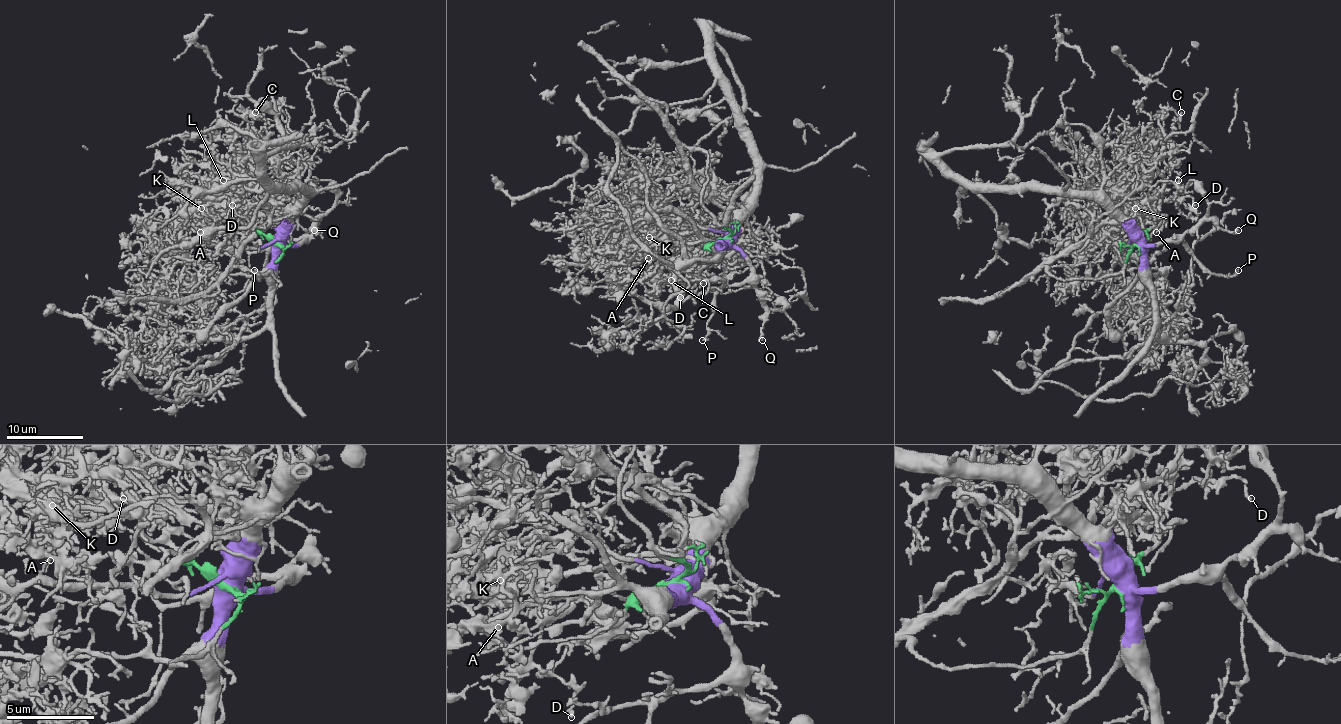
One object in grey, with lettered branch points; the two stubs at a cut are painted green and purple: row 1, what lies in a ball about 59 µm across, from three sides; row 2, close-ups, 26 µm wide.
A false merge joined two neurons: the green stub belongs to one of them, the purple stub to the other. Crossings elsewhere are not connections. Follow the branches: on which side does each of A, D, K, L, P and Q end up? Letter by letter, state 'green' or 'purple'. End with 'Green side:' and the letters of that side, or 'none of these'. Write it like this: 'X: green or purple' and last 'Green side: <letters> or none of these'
A: green
D: green
K: green
L: green
P: purple
Q: purple
Green side: A, D, K, L

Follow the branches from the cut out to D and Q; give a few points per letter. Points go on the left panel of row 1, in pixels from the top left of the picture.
D: (276, 243), (266, 239), (251, 225), (251, 219), (238, 210), (226, 208), (214, 200), (234, 196), (232, 206)
Q: (276, 243), (297, 244), (319, 221), (315, 229)

